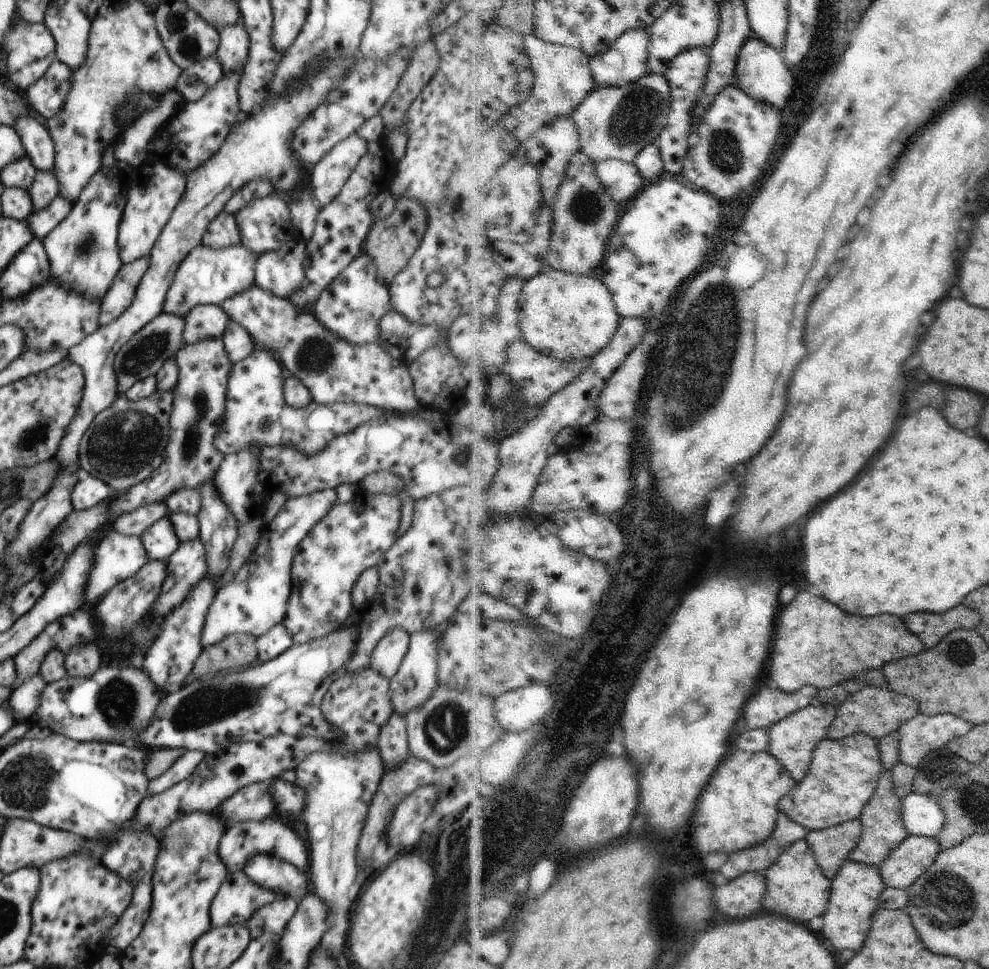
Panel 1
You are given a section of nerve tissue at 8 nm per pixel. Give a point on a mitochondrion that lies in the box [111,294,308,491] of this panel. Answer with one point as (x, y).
(137, 359)

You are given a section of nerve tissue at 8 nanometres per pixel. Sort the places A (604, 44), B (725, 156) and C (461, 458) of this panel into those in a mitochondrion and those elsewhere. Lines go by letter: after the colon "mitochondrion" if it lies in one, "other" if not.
A: other
B: mitochondrion
C: mitochondrion

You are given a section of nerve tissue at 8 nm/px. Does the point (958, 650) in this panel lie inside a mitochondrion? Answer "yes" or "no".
yes

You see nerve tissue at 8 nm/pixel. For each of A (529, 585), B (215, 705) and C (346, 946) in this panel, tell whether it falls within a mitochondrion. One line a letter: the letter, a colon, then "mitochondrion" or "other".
A: mitochondrion
B: mitochondrion
C: other

